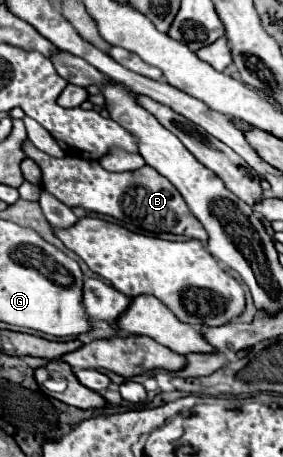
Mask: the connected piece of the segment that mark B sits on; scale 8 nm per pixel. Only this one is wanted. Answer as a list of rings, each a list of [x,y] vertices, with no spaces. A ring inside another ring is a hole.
[[[29,139],[23,141],[21,149],[29,159],[33,159],[41,167],[43,189],[47,189],[51,195],[55,195],[59,201],[63,201],[69,207],[79,205],[87,211],[99,211],[99,213],[111,215],[115,219],[121,219],[129,231],[177,233],[199,241],[207,239],[207,231],[187,209],[181,193],[149,165],[137,171],[111,173],[111,171],[105,171],[97,161],[87,161],[81,157],[69,157],[69,155],[55,159],[39,151]]]

